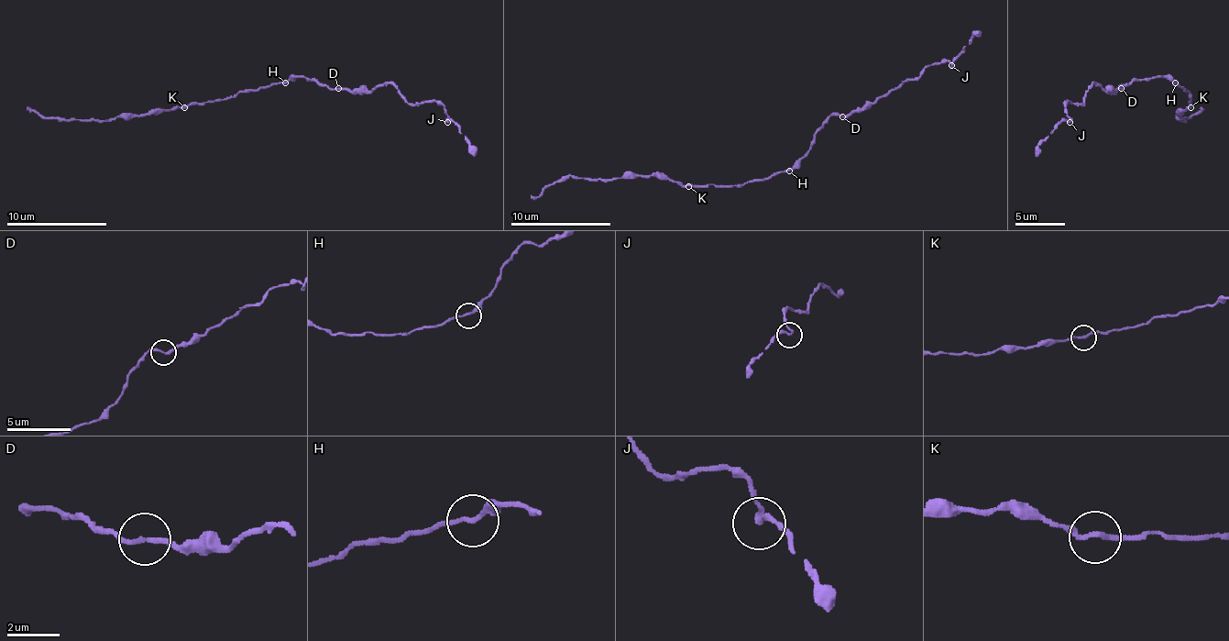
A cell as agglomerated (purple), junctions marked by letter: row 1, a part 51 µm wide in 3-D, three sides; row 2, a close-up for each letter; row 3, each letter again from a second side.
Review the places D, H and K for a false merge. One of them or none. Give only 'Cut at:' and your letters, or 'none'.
Cut at: none

